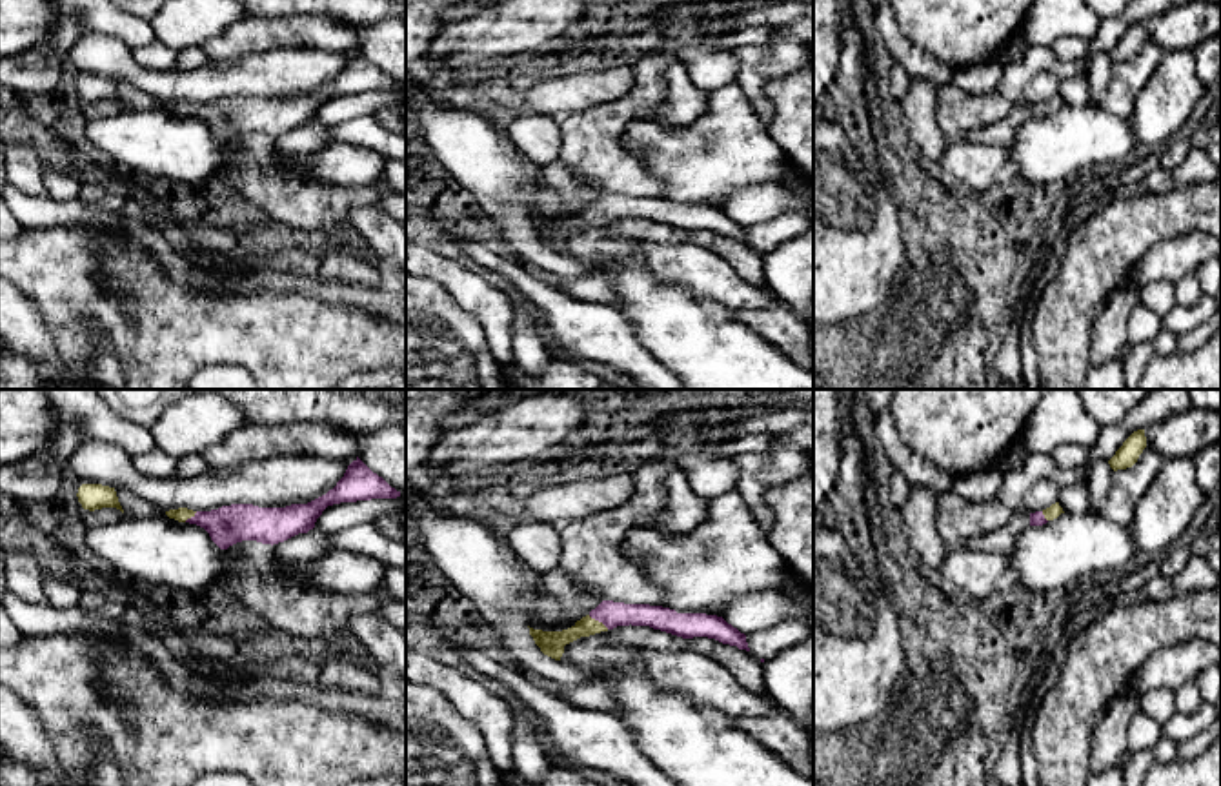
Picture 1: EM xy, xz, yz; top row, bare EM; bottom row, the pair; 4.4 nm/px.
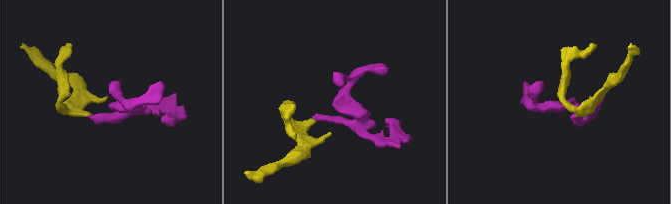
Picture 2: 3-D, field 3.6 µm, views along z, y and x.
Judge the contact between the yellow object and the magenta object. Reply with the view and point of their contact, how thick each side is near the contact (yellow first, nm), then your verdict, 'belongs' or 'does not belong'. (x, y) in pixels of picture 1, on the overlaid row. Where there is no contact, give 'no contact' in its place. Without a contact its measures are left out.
contact xz (597, 621); calibres 110 and 110 nm; belongs

